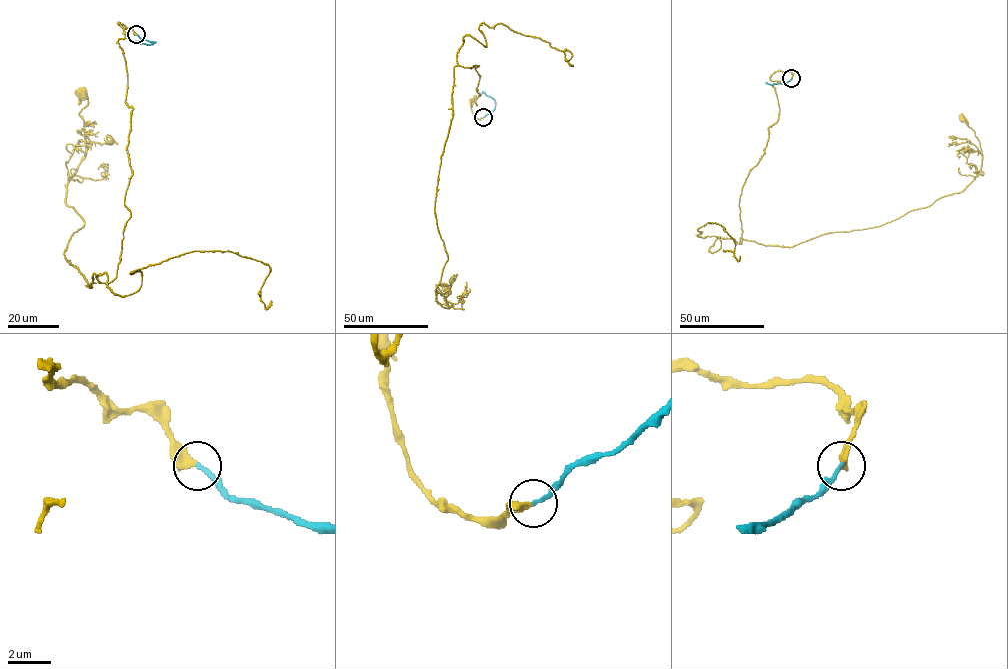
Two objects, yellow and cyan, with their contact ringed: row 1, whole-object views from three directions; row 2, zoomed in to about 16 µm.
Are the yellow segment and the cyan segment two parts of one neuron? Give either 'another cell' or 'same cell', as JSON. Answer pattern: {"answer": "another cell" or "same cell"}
{"answer": "same cell"}

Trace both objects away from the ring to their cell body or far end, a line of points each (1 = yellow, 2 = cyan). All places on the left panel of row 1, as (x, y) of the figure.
1: (136, 34), (119, 23), (131, 215), (117, 276), (90, 288), (64, 257), (83, 225), (66, 202), (81, 94)
2: (136, 34), (155, 42), (149, 45), (134, 41)

